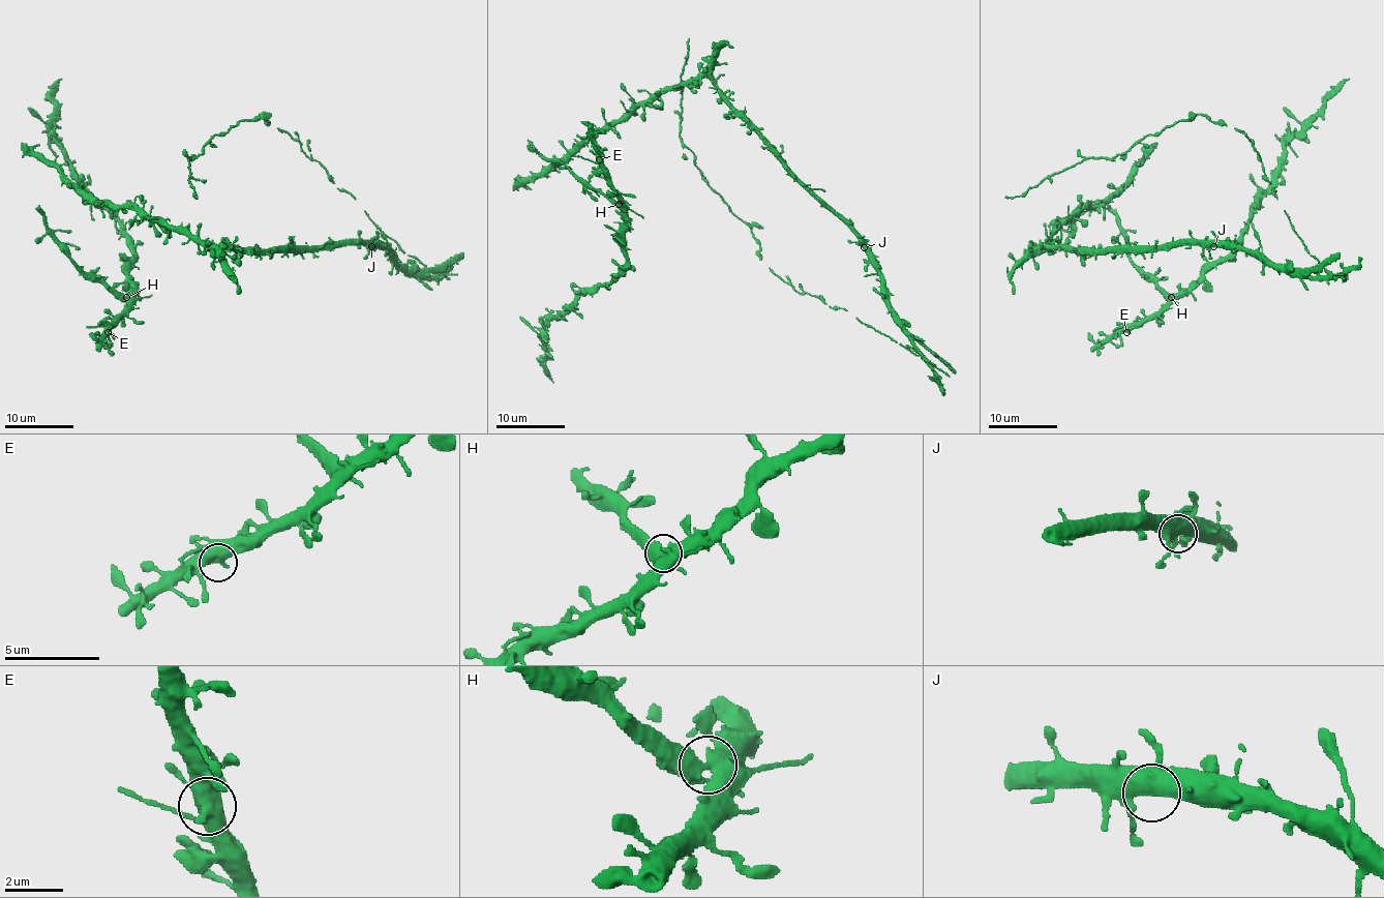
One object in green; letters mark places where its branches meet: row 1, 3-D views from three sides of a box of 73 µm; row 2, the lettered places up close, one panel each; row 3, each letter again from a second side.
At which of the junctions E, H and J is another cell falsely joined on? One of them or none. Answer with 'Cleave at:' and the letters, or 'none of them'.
Cleave at: H

